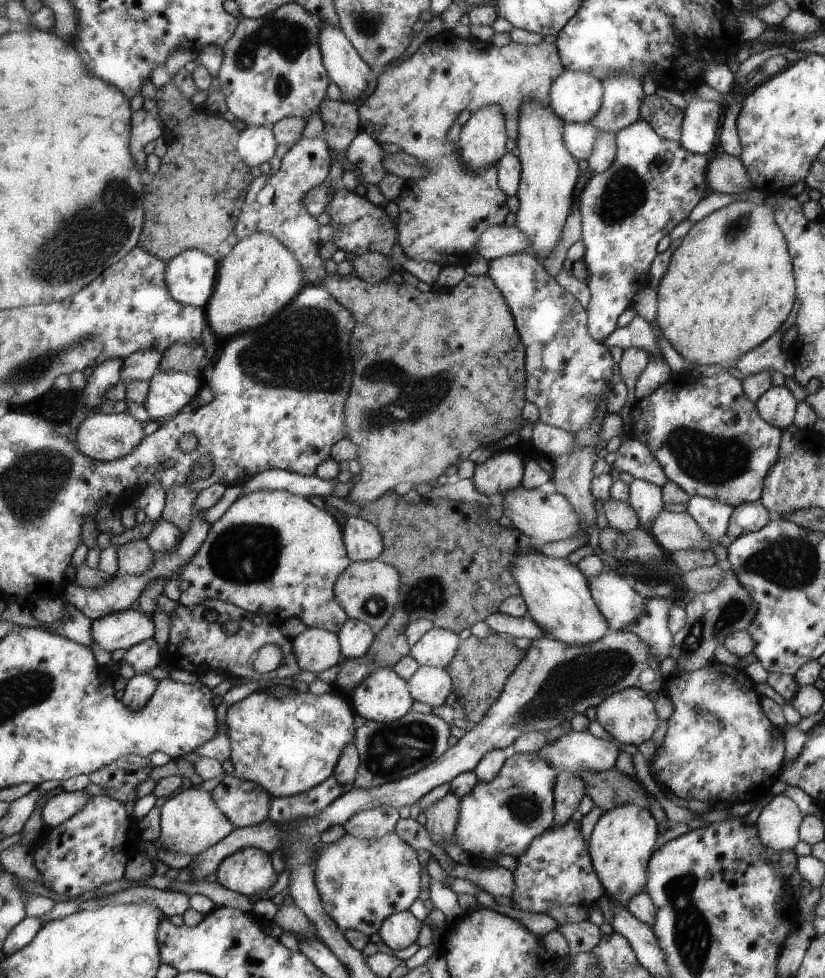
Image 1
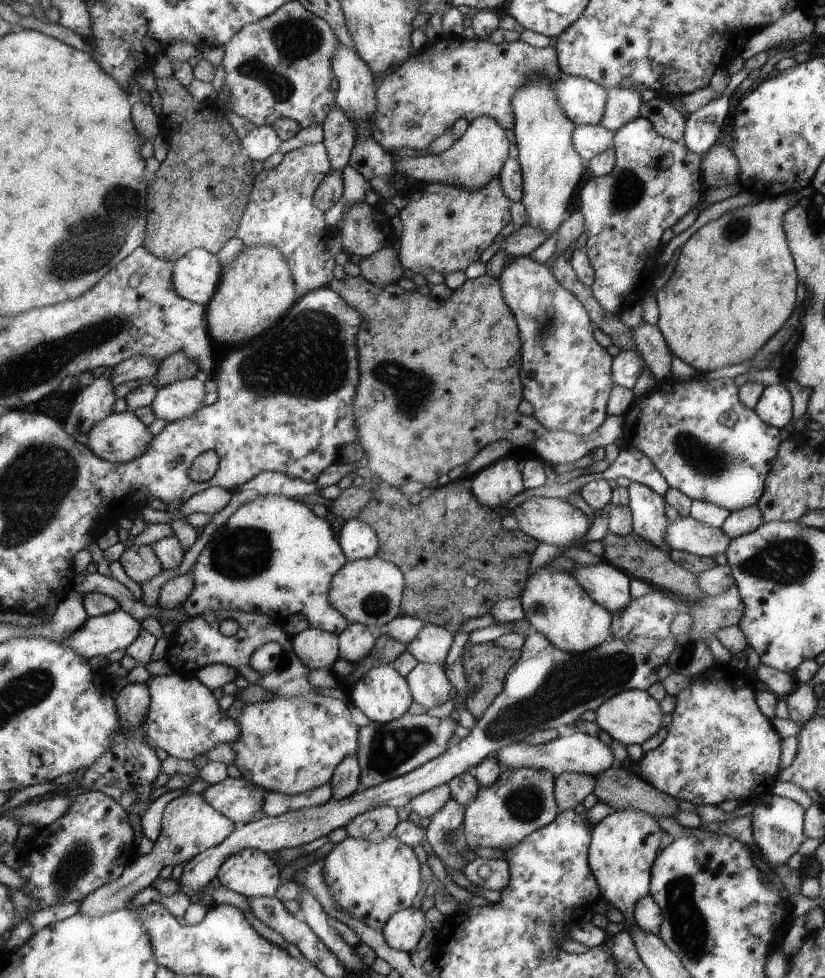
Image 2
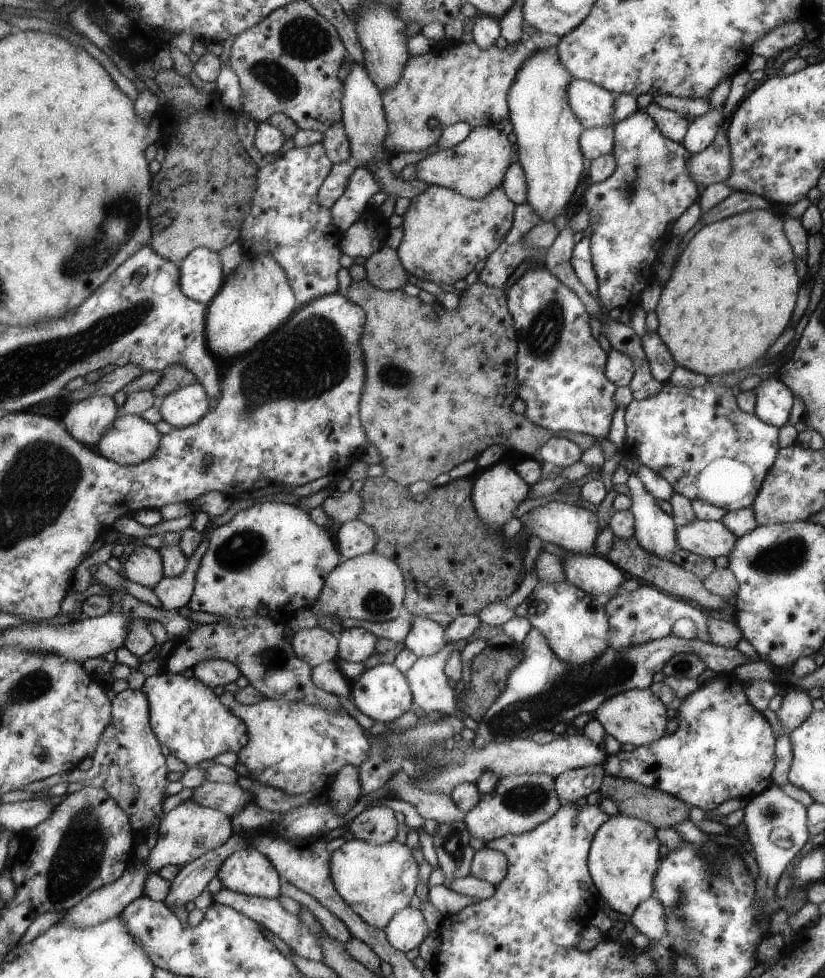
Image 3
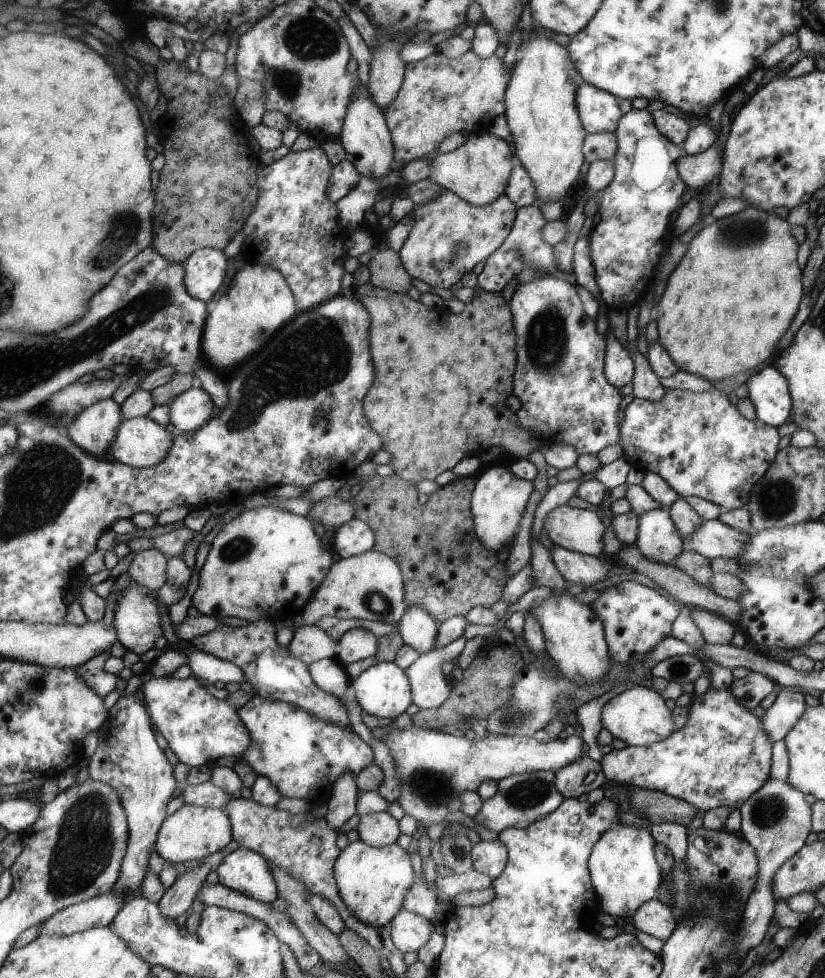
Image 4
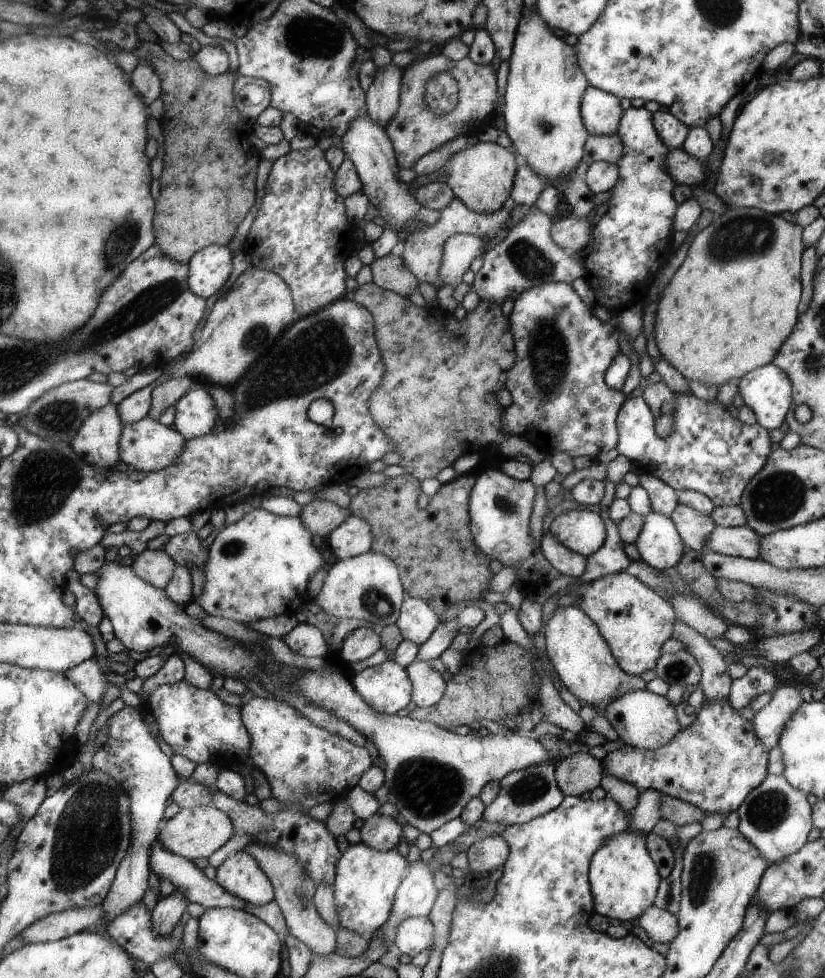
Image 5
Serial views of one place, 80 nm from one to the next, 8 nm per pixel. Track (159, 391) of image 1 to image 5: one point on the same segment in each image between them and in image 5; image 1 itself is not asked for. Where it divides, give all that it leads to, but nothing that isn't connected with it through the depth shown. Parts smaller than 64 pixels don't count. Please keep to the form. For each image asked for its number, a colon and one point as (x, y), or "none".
2: (184, 397)
3: (186, 406)
4: (192, 410)
5: (197, 413)

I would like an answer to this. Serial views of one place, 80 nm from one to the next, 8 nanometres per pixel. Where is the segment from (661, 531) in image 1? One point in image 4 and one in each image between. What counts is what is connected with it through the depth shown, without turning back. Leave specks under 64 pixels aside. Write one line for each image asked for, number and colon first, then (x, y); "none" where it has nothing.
2: (685, 534)
3: (710, 539)
4: (712, 539)

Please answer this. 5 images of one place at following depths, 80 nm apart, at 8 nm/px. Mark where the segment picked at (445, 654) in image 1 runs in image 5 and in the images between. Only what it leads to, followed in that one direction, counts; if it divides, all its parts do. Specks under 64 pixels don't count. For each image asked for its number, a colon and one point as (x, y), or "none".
2: (432, 643)
3: (425, 638)
4: (417, 628)
5: (417, 622)

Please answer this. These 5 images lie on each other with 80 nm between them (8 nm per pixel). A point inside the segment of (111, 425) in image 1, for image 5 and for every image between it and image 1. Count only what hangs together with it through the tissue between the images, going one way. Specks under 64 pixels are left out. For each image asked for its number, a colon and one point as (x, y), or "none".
2: (122, 437)
3: (131, 440)
4: (141, 442)
5: (149, 445)

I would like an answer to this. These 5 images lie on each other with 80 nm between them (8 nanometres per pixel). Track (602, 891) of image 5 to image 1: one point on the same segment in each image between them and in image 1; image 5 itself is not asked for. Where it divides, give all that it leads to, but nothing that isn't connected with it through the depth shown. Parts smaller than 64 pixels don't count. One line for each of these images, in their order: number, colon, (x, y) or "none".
1: (622, 840)
2: (623, 845)
3: (622, 861)
4: (623, 872)

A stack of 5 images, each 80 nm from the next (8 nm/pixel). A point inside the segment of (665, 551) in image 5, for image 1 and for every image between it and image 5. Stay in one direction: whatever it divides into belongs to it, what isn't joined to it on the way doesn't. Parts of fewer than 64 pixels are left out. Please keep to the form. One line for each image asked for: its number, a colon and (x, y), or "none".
1: (645, 498)
2: (647, 508)
3: (654, 531)
4: (657, 539)

